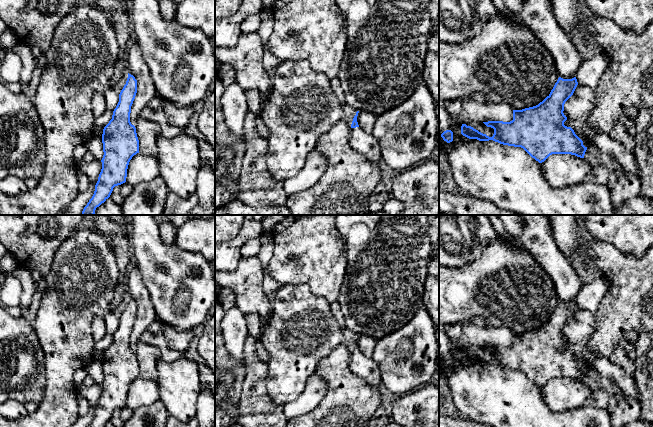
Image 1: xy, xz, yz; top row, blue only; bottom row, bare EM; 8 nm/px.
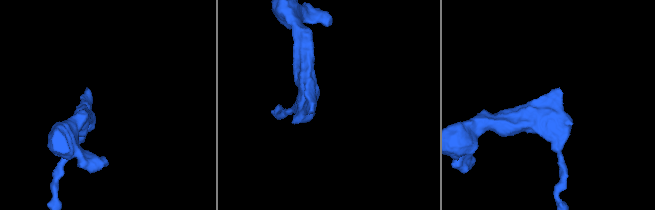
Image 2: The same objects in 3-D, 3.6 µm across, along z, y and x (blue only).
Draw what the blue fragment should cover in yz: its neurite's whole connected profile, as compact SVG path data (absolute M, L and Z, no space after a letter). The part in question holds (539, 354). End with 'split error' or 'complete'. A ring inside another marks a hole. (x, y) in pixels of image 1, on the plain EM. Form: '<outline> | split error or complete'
M599 277L582 286L572 303L558 302L550 318L538 329L522 334L513 334L510 346L483 346L494 353L492 361L471 350L462 348L461 358L479 365L493 364L503 369L521 371L539 387L552 378L571 378L584 382L587 371L571 351L564 349L564 328L573 319L577 309L595 313L609 283Z | split error

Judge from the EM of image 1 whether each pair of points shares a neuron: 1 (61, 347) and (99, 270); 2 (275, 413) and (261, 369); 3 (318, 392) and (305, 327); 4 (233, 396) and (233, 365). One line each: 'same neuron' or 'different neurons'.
1: same neuron
2: same neuron
3: different neurons
4: same neuron

